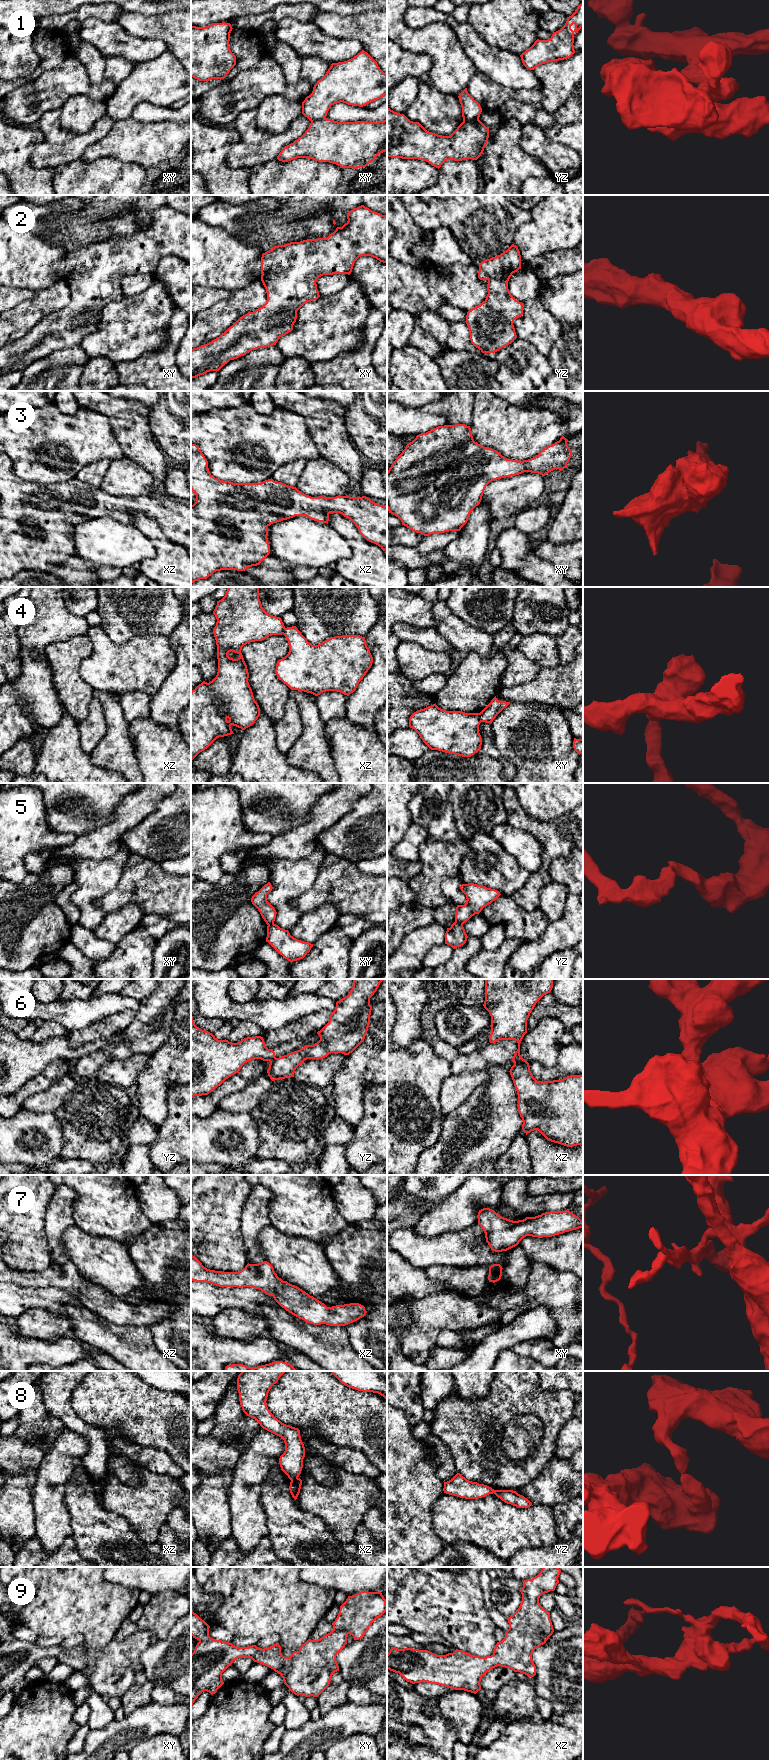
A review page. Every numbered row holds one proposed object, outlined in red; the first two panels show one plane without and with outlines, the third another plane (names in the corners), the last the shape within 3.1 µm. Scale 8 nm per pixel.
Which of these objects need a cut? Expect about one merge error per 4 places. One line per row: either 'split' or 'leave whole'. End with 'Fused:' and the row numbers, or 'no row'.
1: split
2: leave whole
3: leave whole
4: split
5: split
6: split
7: leave whole
8: split
9: leave whole
Fused: 1, 4, 5, 6, 8

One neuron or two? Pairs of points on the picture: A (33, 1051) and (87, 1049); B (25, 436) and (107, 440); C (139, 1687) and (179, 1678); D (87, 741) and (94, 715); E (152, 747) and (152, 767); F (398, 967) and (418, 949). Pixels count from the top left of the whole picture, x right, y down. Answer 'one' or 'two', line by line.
A: one
B: one
C: two
D: one
E: one
F: one

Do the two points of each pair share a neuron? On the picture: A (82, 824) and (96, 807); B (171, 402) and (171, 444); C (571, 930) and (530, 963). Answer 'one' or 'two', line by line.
A: one
B: one
C: one

